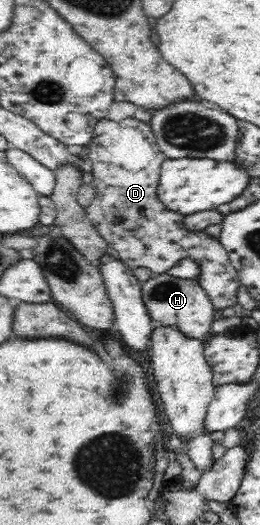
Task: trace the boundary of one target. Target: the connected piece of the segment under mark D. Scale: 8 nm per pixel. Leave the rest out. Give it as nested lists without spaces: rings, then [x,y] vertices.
[[[107,118],[101,119],[95,125],[93,138],[86,147],[89,148],[89,158],[93,162],[92,184],[96,190],[94,201],[86,208],[86,213],[95,230],[107,241],[107,246],[110,246],[113,254],[122,259],[127,266],[149,268],[153,275],[165,273],[184,258],[191,259],[199,265],[199,276],[196,280],[209,295],[215,312],[234,308],[238,304],[237,293],[242,284],[226,248],[218,238],[205,233],[204,230],[188,230],[184,223],[186,215],[169,210],[159,200],[157,194],[159,170],[167,158],[156,143],[150,123],[134,118],[126,118],[119,122]]]

